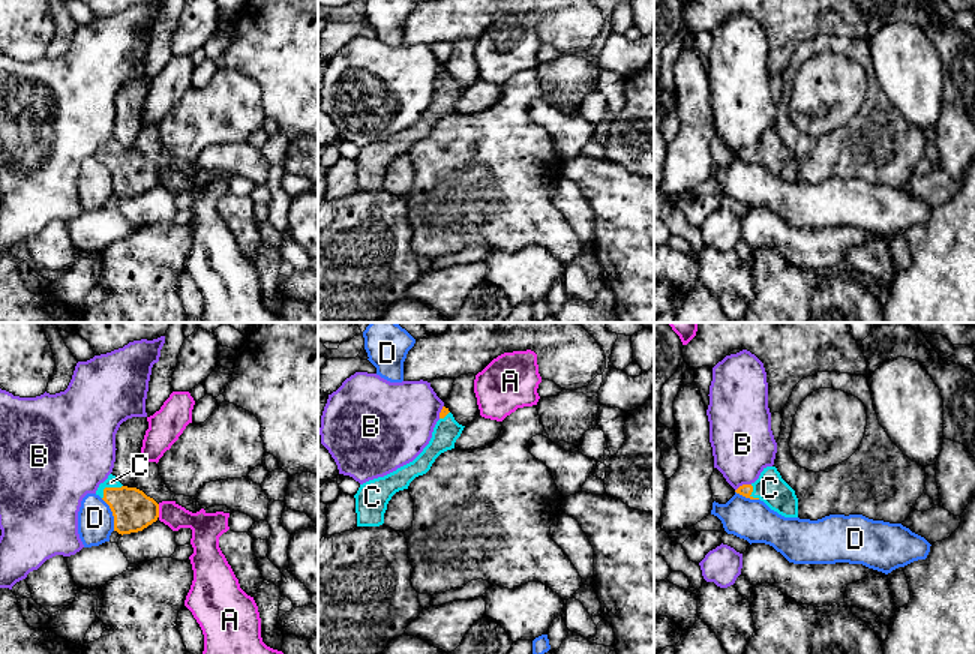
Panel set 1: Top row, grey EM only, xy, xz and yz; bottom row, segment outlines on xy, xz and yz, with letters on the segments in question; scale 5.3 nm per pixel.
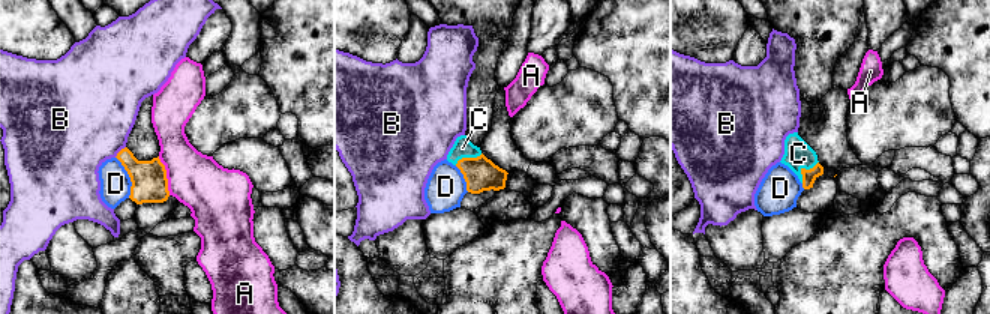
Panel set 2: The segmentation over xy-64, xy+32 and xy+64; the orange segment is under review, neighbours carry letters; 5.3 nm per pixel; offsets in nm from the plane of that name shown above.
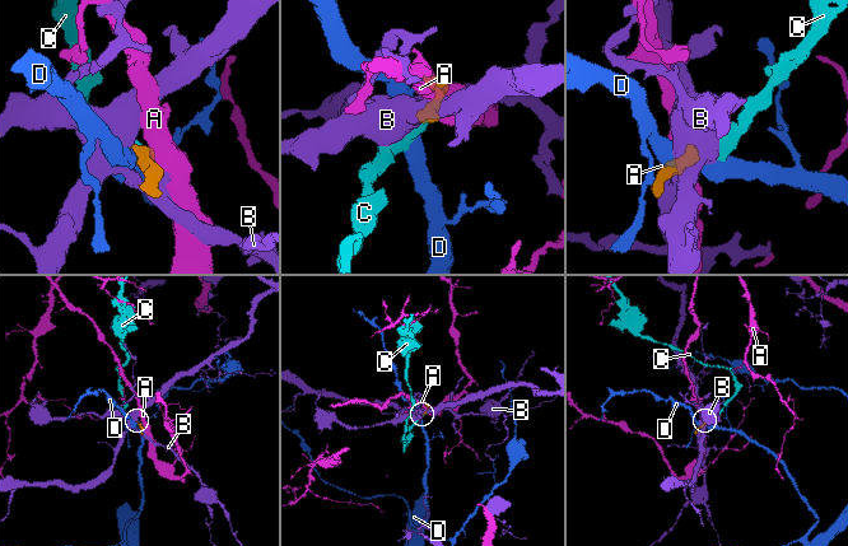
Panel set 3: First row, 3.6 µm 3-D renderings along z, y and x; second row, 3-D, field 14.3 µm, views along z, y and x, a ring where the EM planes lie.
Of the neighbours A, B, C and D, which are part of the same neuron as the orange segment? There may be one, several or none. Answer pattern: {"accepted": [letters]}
{"accepted": ["C"]}

